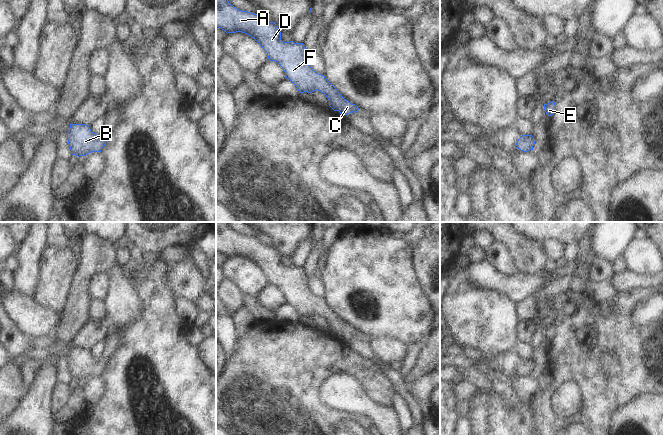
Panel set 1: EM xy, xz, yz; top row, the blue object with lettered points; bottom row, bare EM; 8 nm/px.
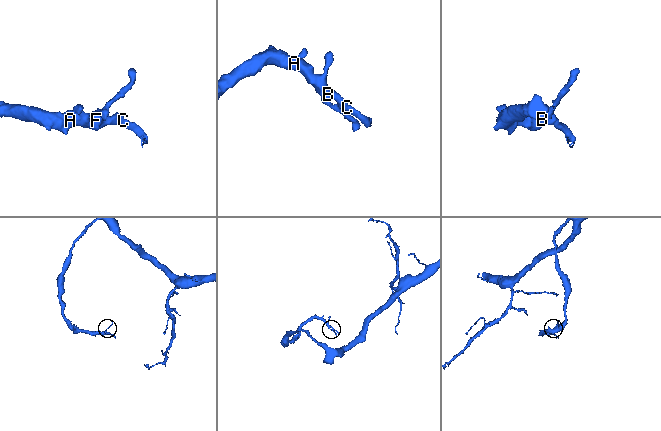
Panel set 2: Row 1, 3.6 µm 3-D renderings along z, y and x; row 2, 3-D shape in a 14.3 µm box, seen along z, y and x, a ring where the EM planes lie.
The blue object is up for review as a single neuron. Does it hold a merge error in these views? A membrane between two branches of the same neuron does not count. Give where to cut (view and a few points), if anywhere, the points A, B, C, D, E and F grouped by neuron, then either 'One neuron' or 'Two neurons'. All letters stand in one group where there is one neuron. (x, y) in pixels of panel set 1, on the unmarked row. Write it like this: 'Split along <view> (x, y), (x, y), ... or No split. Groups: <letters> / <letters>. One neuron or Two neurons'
No split. Groups: A B C D E F. One neuron

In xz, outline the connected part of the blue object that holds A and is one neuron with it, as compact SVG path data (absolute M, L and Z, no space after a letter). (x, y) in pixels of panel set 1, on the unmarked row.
M216 222L216 251L221 252L227 258L242 256L257 265L267 277L270 285L276 285L284 294L285 300L298 313L299 317L312 317L315 314L324 317L329 324L329 330L342 339L355 337L359 332L344 323L338 314L325 302L324 299L316 297L307 286L307 276L303 267L281 264L281 256L274 246L266 246L259 240L248 235L242 235L231 229L228 222Z

